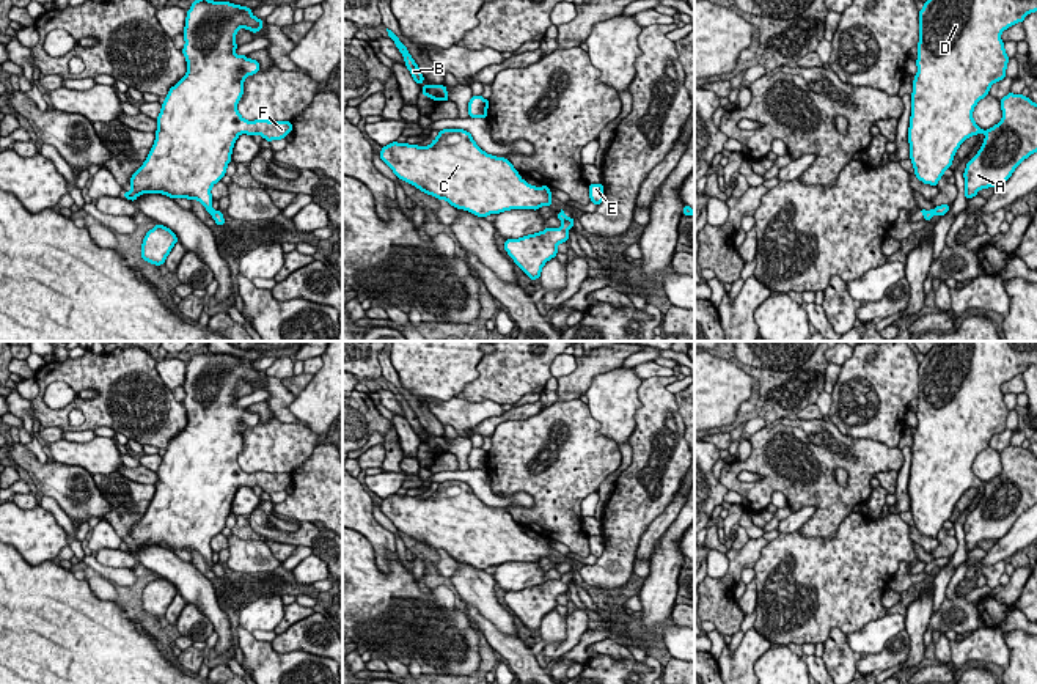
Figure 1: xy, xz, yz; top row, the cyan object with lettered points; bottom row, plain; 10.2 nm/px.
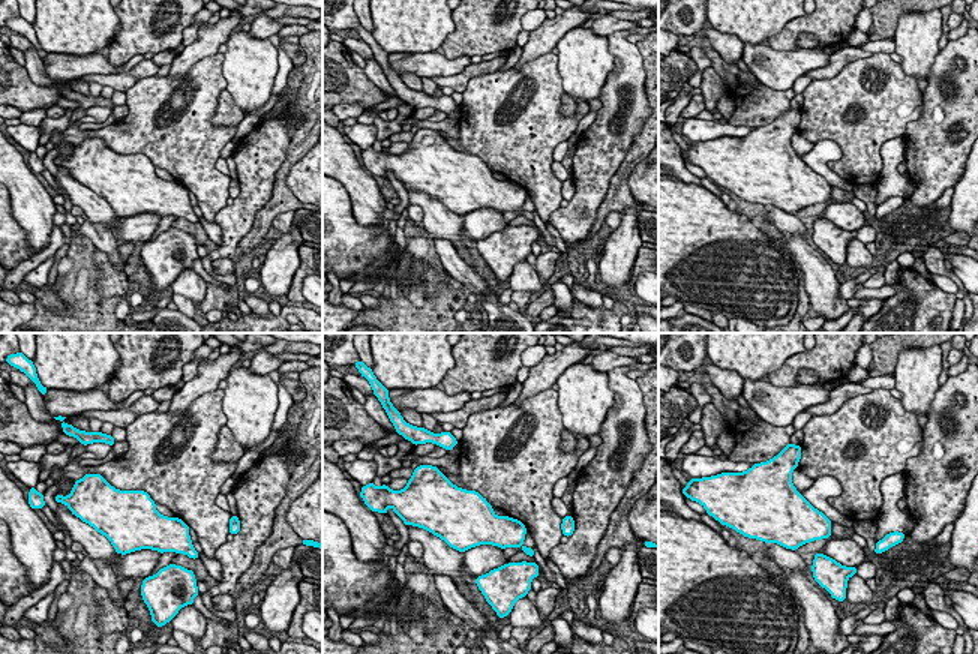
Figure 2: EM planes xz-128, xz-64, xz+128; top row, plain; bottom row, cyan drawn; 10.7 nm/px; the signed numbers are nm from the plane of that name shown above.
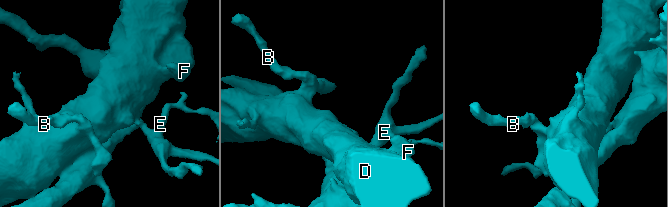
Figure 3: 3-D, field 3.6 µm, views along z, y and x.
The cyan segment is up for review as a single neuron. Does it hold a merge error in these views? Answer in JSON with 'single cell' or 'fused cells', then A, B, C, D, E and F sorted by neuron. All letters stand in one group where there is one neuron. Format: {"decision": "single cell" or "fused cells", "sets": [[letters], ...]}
{"decision": "fused cells", "sets": [["A", "E"], ["B", "C", "D", "F"]]}

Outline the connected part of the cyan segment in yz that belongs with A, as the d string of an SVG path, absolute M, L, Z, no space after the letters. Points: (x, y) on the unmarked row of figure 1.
M1023 447L1001 451L1002 472L985 484L977 506L966 516L965 550L980 541L1001 539L1015 520L1037 503L1037 456Z

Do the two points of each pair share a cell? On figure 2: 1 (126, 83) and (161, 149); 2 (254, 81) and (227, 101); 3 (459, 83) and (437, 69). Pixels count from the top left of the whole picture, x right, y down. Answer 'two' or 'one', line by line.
1: two
2: two
3: two

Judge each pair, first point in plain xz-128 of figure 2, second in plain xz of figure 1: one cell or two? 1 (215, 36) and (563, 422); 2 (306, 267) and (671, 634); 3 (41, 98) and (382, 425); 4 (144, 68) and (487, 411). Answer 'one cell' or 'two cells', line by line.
1: two cells
2: two cells
3: one cell
4: two cells

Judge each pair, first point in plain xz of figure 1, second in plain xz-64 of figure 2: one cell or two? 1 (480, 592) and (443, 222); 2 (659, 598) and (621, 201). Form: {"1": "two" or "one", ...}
{"1": "one", "2": "two"}

